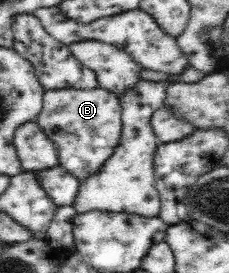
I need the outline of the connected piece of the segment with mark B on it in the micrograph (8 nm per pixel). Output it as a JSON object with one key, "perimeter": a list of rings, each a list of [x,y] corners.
{"perimeter":[[[100,87],[45,90],[42,111],[35,122],[55,143],[58,165],[82,181],[100,171],[121,141],[121,101],[118,95]]]}

